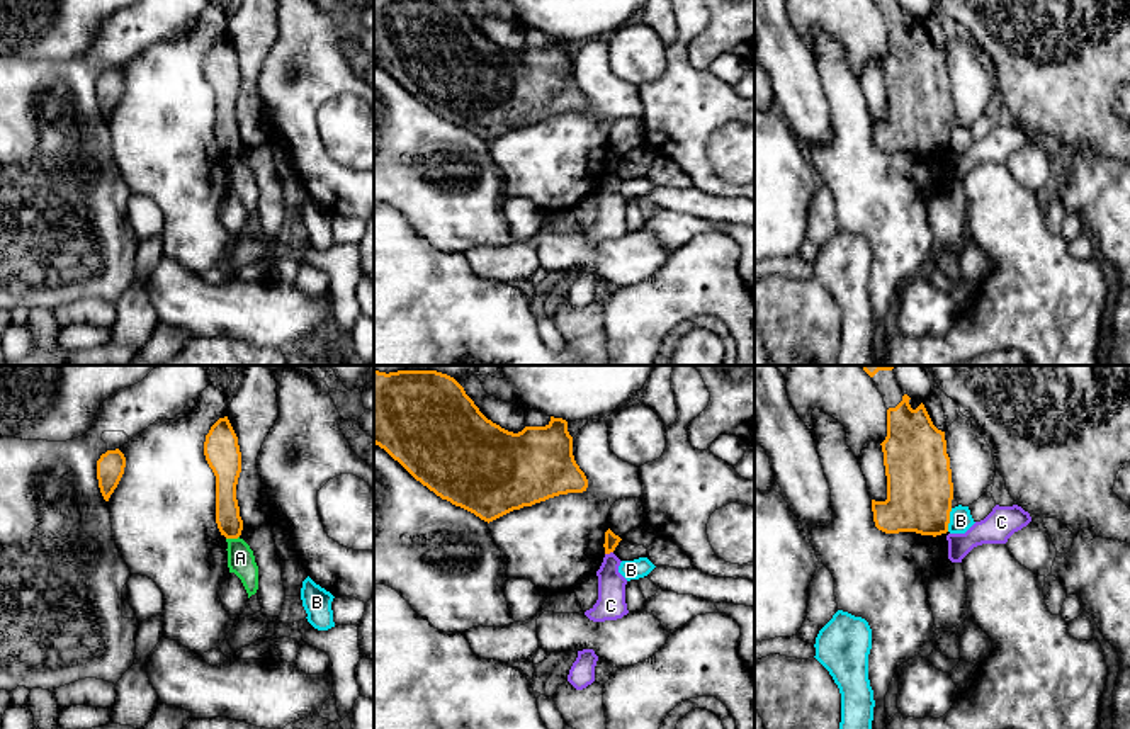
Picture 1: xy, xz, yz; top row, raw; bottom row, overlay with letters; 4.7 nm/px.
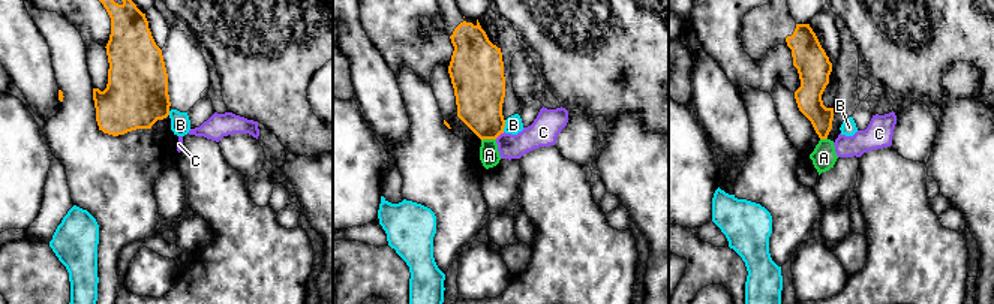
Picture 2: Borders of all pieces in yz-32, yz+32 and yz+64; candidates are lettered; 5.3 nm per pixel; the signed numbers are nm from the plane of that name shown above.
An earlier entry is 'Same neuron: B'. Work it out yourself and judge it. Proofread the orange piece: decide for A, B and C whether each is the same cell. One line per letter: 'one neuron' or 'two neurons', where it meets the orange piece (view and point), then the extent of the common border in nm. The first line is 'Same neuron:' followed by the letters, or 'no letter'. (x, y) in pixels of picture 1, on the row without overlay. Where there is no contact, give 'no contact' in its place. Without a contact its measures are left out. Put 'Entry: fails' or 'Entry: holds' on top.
Entry: fails
Same neuron: no letter
A: two neurons; contact xy (231, 157); length 70 nm
B: two neurons; contact yz (949, 140); length 110 nm
C: two neurons; contact xz (609, 172); length 40 nm

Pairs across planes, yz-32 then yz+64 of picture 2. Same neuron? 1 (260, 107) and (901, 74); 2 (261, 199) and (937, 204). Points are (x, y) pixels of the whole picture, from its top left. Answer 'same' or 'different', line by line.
1: same
2: different

